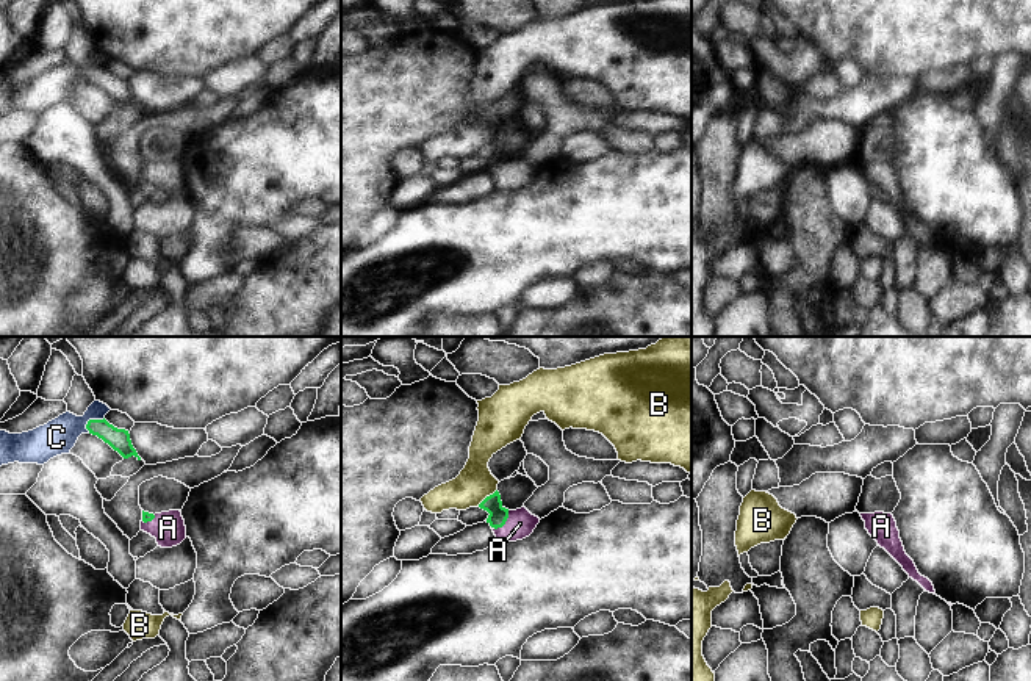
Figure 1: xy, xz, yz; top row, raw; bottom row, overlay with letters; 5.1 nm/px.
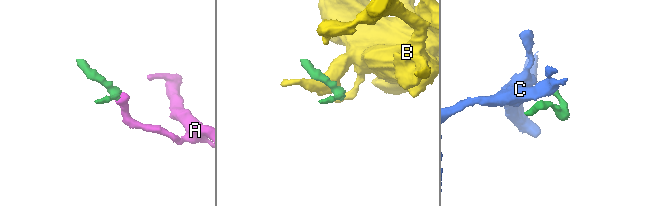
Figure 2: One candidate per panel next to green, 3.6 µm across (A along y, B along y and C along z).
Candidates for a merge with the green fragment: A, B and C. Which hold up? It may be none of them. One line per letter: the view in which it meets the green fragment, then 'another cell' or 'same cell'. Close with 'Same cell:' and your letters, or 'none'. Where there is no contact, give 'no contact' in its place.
A: meets green in xz; same cell
B: meets green in xz; another cell
C: meets green in xy; another cell
Same cell: A

